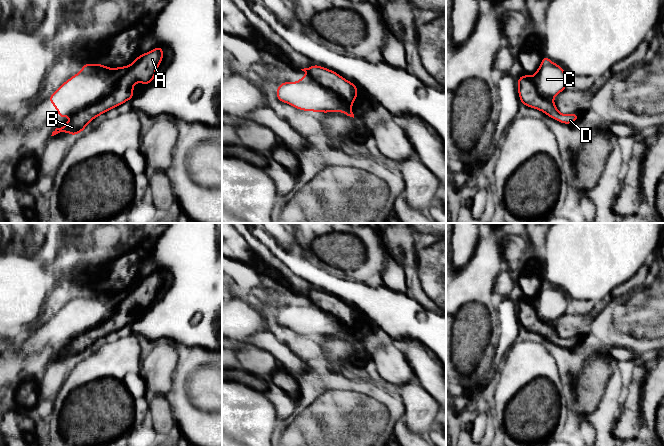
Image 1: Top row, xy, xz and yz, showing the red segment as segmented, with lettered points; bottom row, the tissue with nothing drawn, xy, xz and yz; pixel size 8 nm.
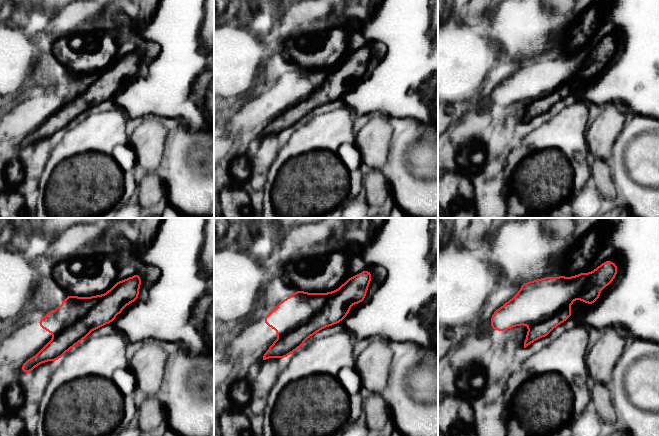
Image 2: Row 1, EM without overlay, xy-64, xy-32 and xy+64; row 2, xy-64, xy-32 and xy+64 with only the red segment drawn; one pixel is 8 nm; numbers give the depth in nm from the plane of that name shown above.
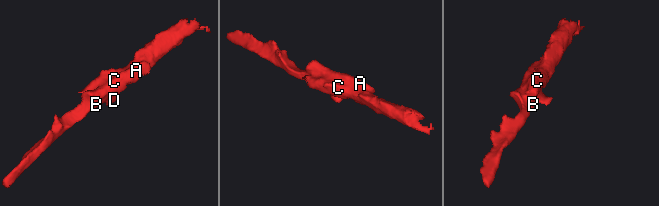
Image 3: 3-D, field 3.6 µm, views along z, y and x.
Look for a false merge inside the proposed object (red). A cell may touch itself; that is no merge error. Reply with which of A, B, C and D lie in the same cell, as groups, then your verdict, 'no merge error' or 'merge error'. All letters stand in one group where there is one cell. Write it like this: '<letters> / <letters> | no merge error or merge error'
A B D / C | merge error

